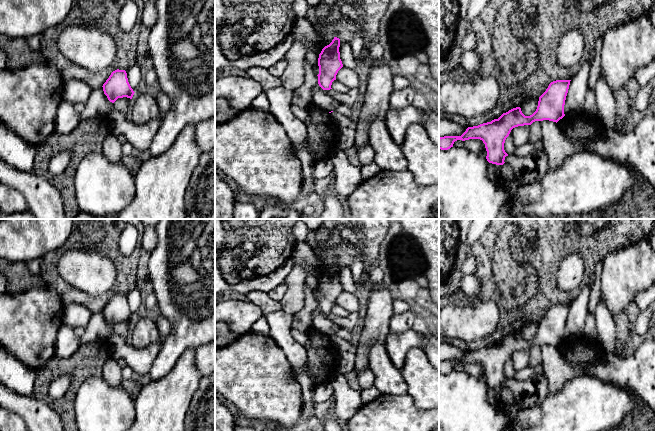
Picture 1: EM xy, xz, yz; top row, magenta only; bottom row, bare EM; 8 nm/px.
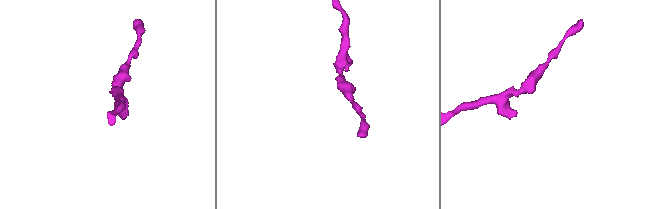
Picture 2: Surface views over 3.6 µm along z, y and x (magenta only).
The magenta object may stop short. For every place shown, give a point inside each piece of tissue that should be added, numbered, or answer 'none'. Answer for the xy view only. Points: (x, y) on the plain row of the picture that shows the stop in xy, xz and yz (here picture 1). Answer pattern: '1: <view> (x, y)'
none

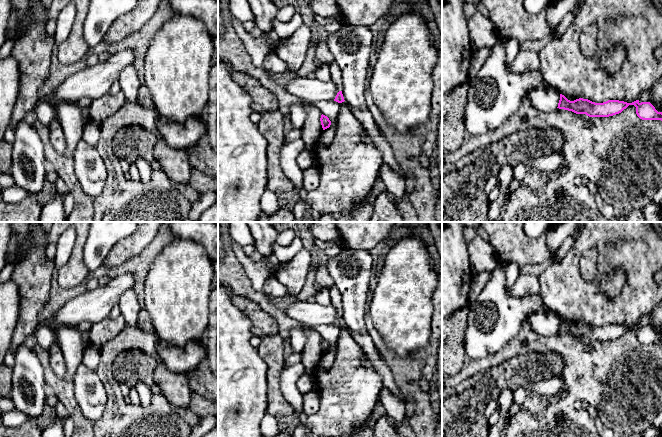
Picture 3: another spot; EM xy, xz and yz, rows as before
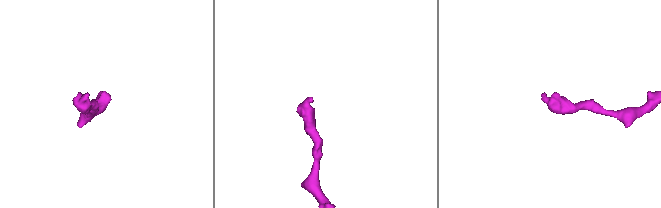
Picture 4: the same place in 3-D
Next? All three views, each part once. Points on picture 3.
1: xz (335, 295)

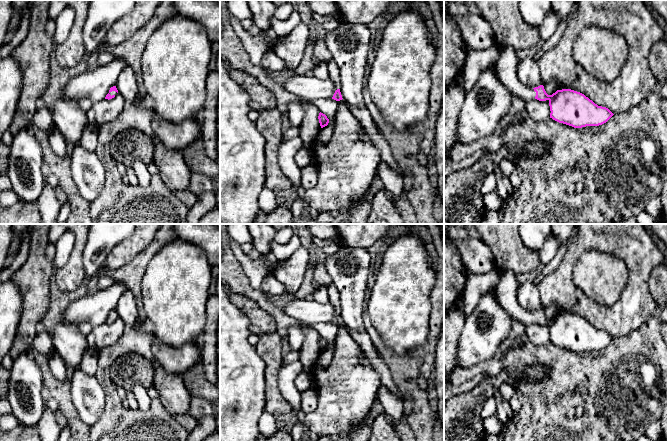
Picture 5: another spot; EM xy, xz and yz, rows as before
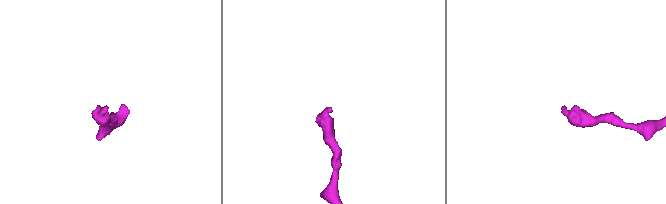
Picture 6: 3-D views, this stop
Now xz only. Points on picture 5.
1: xz (333, 293)

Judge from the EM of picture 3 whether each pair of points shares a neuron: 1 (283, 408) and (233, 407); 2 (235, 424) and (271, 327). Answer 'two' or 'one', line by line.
1: two
2: two

